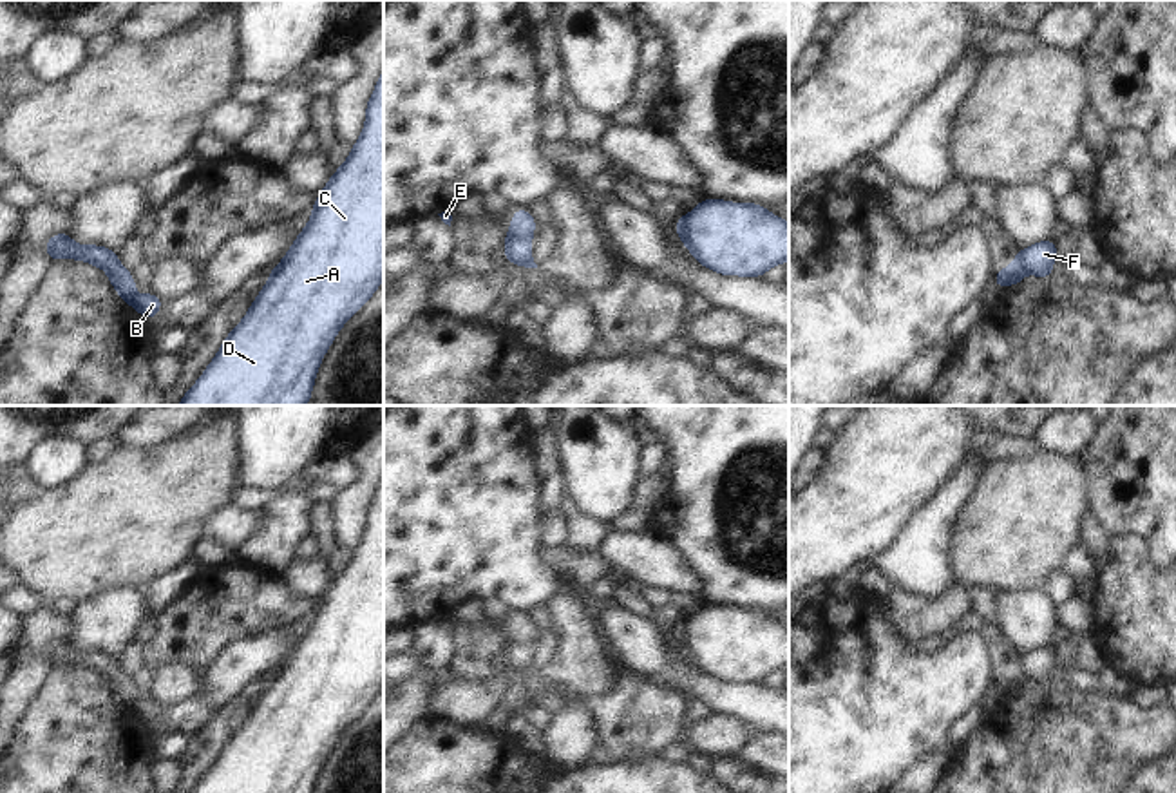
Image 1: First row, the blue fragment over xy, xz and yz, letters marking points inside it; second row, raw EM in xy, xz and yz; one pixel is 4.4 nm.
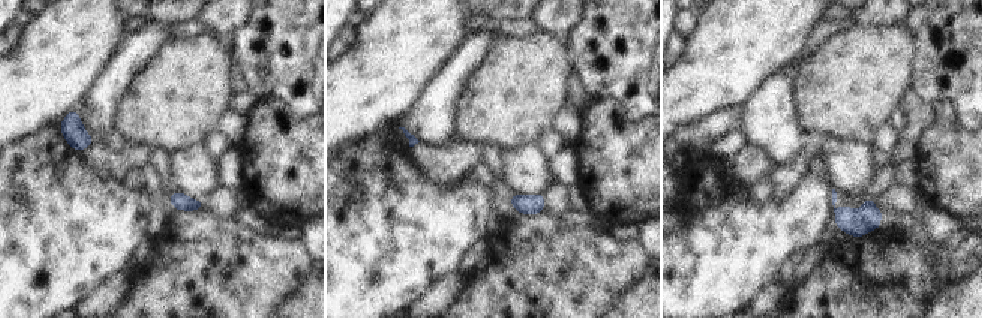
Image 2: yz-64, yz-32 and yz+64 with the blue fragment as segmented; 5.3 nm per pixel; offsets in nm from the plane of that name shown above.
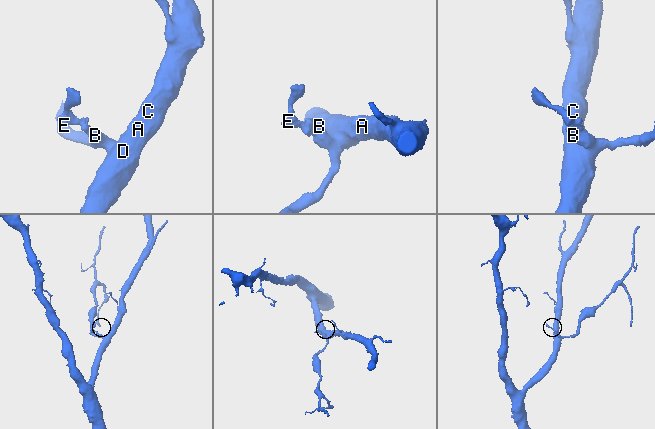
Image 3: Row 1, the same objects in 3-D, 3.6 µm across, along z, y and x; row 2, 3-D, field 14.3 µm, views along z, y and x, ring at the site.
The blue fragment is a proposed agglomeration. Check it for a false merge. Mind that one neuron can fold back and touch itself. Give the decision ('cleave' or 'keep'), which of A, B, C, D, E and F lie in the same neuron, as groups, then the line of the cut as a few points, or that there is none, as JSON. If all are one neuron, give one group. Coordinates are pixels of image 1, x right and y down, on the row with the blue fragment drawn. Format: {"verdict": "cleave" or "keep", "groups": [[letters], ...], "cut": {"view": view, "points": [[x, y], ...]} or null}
{"verdict": "cleave", "groups": [["A", "B", "C", "D"], ["E", "F"]], "cut": {"view": "xz", "points": [[509, 234], [531, 238]]}}

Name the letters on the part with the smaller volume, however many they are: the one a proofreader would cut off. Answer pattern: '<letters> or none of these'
E, F.

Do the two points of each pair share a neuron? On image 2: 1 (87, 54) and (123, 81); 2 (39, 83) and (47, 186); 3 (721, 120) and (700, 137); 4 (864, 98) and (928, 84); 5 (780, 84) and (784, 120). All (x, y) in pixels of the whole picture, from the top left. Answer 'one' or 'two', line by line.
1: two
2: two
3: one
4: two
5: one

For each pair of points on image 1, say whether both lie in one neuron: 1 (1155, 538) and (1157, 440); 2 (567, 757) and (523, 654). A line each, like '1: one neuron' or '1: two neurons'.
1: one neuron
2: one neuron

